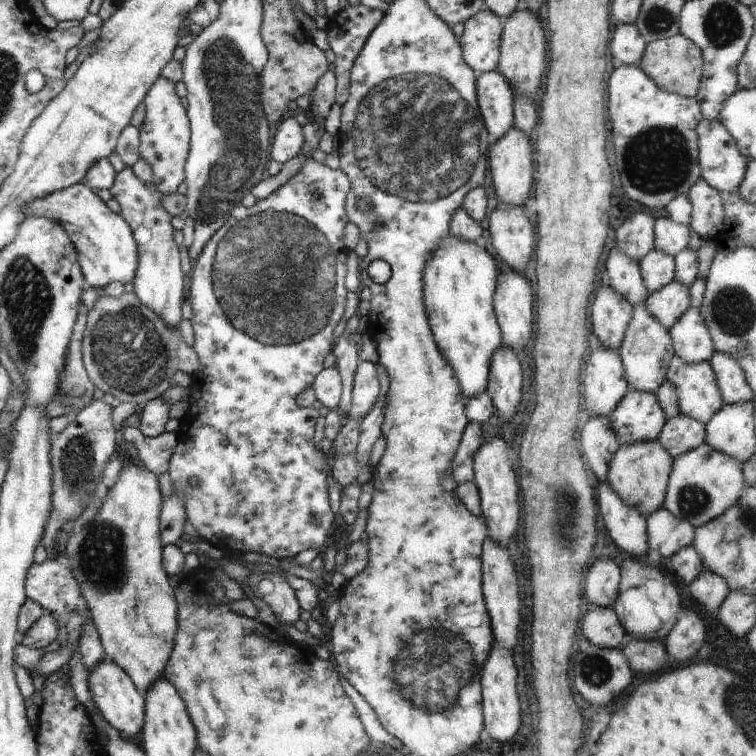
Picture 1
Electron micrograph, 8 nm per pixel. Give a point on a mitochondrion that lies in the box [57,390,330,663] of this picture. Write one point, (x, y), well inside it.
(101, 556)

